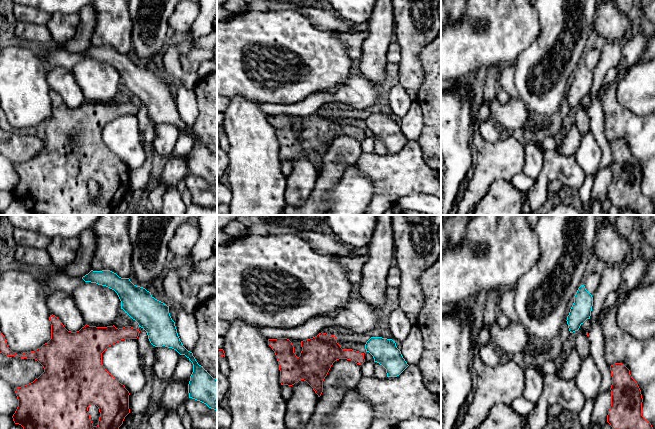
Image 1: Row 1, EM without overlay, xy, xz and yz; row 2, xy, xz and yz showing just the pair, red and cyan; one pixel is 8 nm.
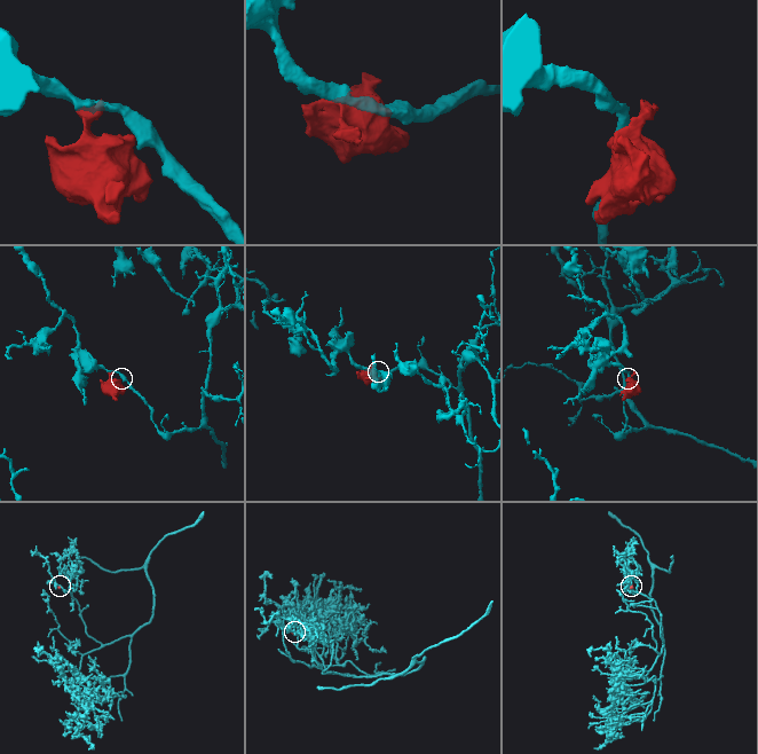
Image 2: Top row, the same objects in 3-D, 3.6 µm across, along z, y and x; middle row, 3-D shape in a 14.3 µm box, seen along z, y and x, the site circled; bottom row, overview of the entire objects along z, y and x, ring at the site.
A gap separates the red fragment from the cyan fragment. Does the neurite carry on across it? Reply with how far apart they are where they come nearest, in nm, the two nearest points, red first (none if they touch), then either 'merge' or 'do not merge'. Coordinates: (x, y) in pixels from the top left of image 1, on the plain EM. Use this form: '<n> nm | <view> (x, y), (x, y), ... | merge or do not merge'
30 nm | xy (137, 105), (139, 102) | do not merge

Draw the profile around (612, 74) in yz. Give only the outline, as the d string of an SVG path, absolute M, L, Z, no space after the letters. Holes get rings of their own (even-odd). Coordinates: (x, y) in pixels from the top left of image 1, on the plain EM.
M617 65L612 67L607 73L606 73L606 76L602 82L602 86L599 90L599 93L598 93L598 99L600 101L602 101L602 98L603 98L603 93L605 92L607 86L615 81L618 77L618 74L619 74L619 70L618 70L618 67Z

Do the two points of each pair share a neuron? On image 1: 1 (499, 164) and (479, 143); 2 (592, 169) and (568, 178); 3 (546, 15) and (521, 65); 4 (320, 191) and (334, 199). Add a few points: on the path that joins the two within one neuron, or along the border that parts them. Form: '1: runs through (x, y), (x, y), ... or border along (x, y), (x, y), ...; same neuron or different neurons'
1: runs through (494, 159), (483, 148); same neuron
2: border along (573, 154), (576, 163), (585, 175); different neurons
3: runs through (546, 27), (546, 40), (533, 53); same neuron
4: border along (341, 175), (325, 196), (327, 204); different neurons

